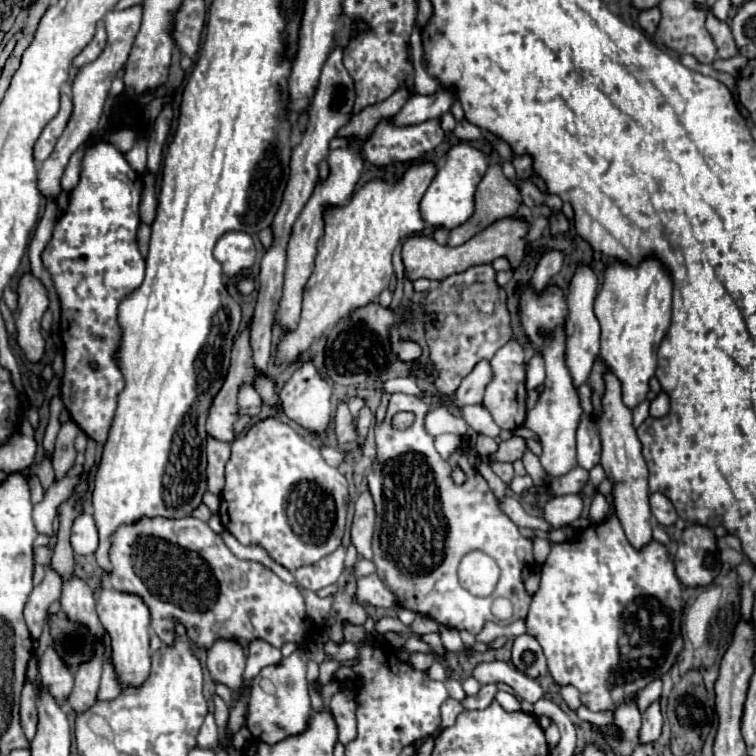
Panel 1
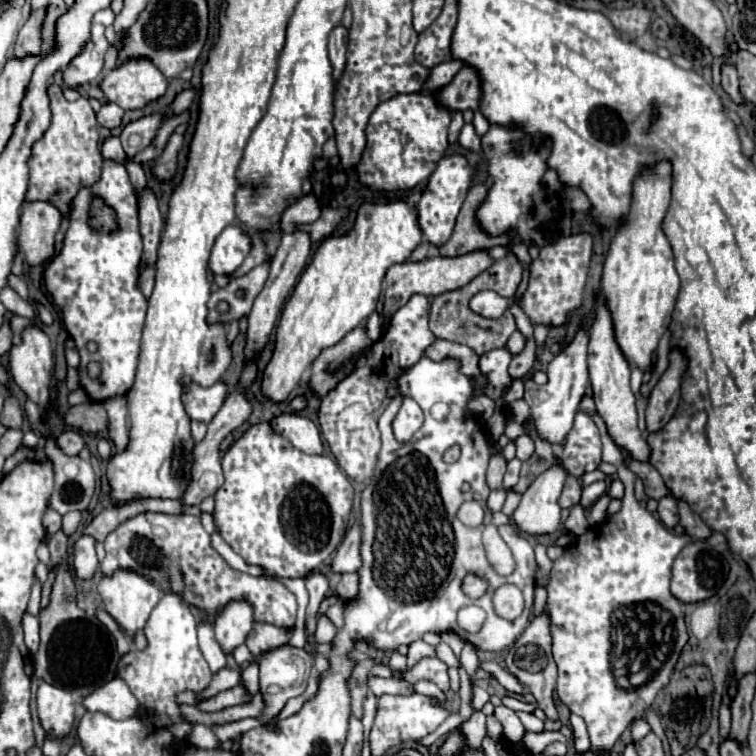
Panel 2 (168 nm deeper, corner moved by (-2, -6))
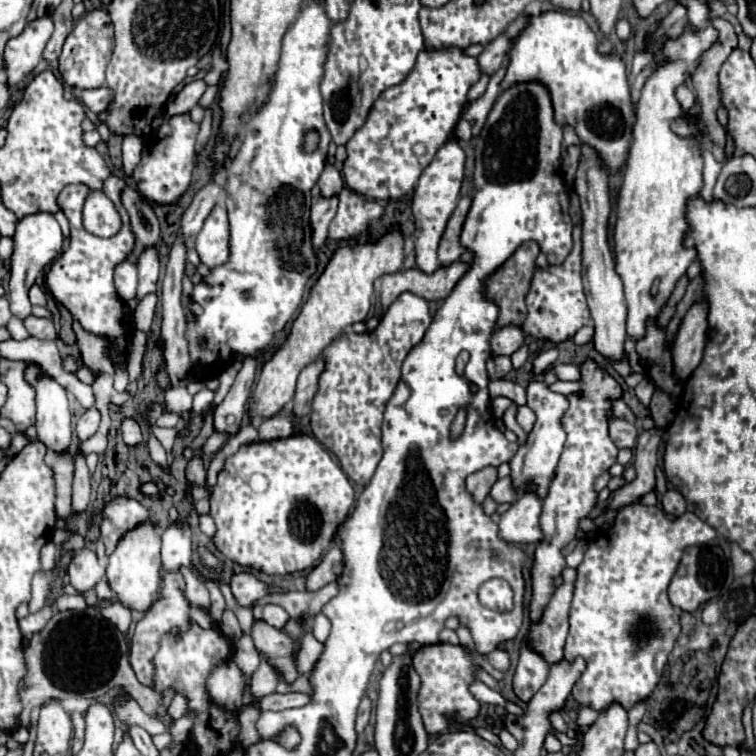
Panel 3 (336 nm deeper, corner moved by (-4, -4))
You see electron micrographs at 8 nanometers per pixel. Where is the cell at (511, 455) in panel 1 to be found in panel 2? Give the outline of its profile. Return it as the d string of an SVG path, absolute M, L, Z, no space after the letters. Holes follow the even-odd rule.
M495 455L489 461L489 467L487 467L487 485L489 485L489 489L501 489L501 479L503 479L505 467L507 467L507 461L501 455Z

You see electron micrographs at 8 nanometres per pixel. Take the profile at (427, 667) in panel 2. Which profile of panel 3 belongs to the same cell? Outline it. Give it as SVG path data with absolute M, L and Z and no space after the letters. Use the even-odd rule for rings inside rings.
M445 643L423 645L413 655L413 667L415 667L417 675L421 677L419 711L423 715L423 723L427 727L429 735L437 735L449 725L443 717L445 713L457 715L459 723L469 723L473 717L479 715L479 703L469 693L469 683L475 679L473 673L477 671L477 665L473 665L469 653L463 647L453 647L453 645L445 645Z

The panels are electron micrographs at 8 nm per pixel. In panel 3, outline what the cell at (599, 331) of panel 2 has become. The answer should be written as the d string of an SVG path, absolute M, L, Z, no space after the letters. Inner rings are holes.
M581 147L581 161L575 179L575 193L581 201L583 211L583 285L587 295L587 305L591 311L591 321L595 327L593 347L599 355L609 361L621 361L625 357L625 299L623 299L623 283L615 271L615 261L607 243L607 219L611 213L609 193L607 193L607 173L603 171L603 163L599 155L591 147Z

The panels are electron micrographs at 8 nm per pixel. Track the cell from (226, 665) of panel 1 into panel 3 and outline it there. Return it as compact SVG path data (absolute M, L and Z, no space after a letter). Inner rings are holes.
M241 573L241 575L235 575L231 579L233 597L241 607L253 607L259 599L263 599L265 597L265 587L267 585L251 573Z

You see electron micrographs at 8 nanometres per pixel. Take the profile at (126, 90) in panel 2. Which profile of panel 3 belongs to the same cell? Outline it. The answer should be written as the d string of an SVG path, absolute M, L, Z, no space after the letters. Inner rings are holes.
M107 85L97 87L97 89L85 89L85 91L81 91L79 101L85 103L85 107L91 109L93 113L101 113L113 101L113 91Z

